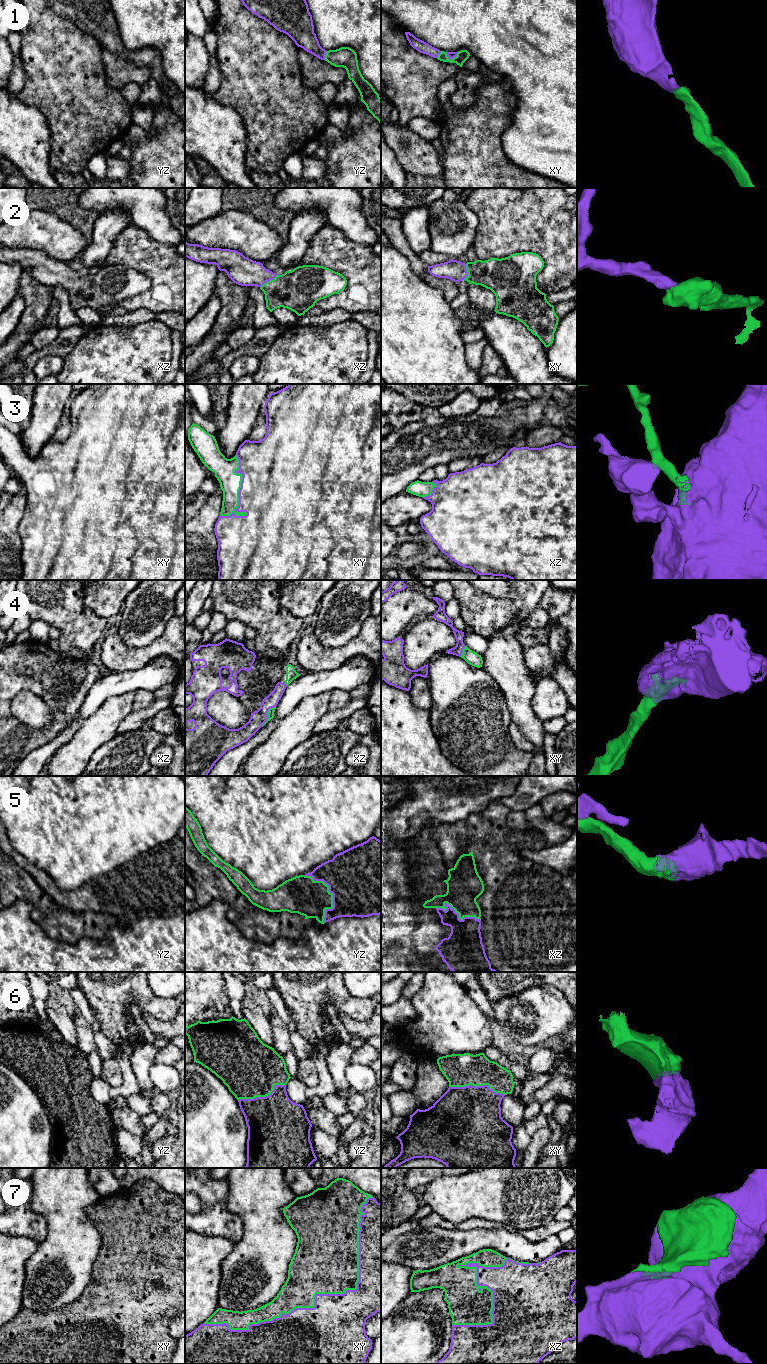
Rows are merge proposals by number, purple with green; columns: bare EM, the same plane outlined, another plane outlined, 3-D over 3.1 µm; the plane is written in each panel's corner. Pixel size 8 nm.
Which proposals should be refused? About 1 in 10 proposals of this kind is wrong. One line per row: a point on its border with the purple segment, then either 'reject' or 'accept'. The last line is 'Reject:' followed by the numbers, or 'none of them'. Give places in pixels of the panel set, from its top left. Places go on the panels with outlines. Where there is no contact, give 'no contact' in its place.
1: meets purple in xy at (453, 57); accept
2: meets purple in xz at (268, 280); accept
3: meets purple in xy at (240, 488); accept
4: meets purple in xz at (267, 715); accept
5: meets purple in yz at (332, 893); accept
6: meets purple in xy at (477, 1086); accept
7: meets purple in xy at (320, 1294); accept
Reject: none of them

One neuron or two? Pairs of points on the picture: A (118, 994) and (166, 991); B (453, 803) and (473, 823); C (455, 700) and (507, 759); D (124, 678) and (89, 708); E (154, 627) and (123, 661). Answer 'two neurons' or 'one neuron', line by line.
A: two neurons
B: two neurons
C: one neuron
D: one neuron
E: two neurons

